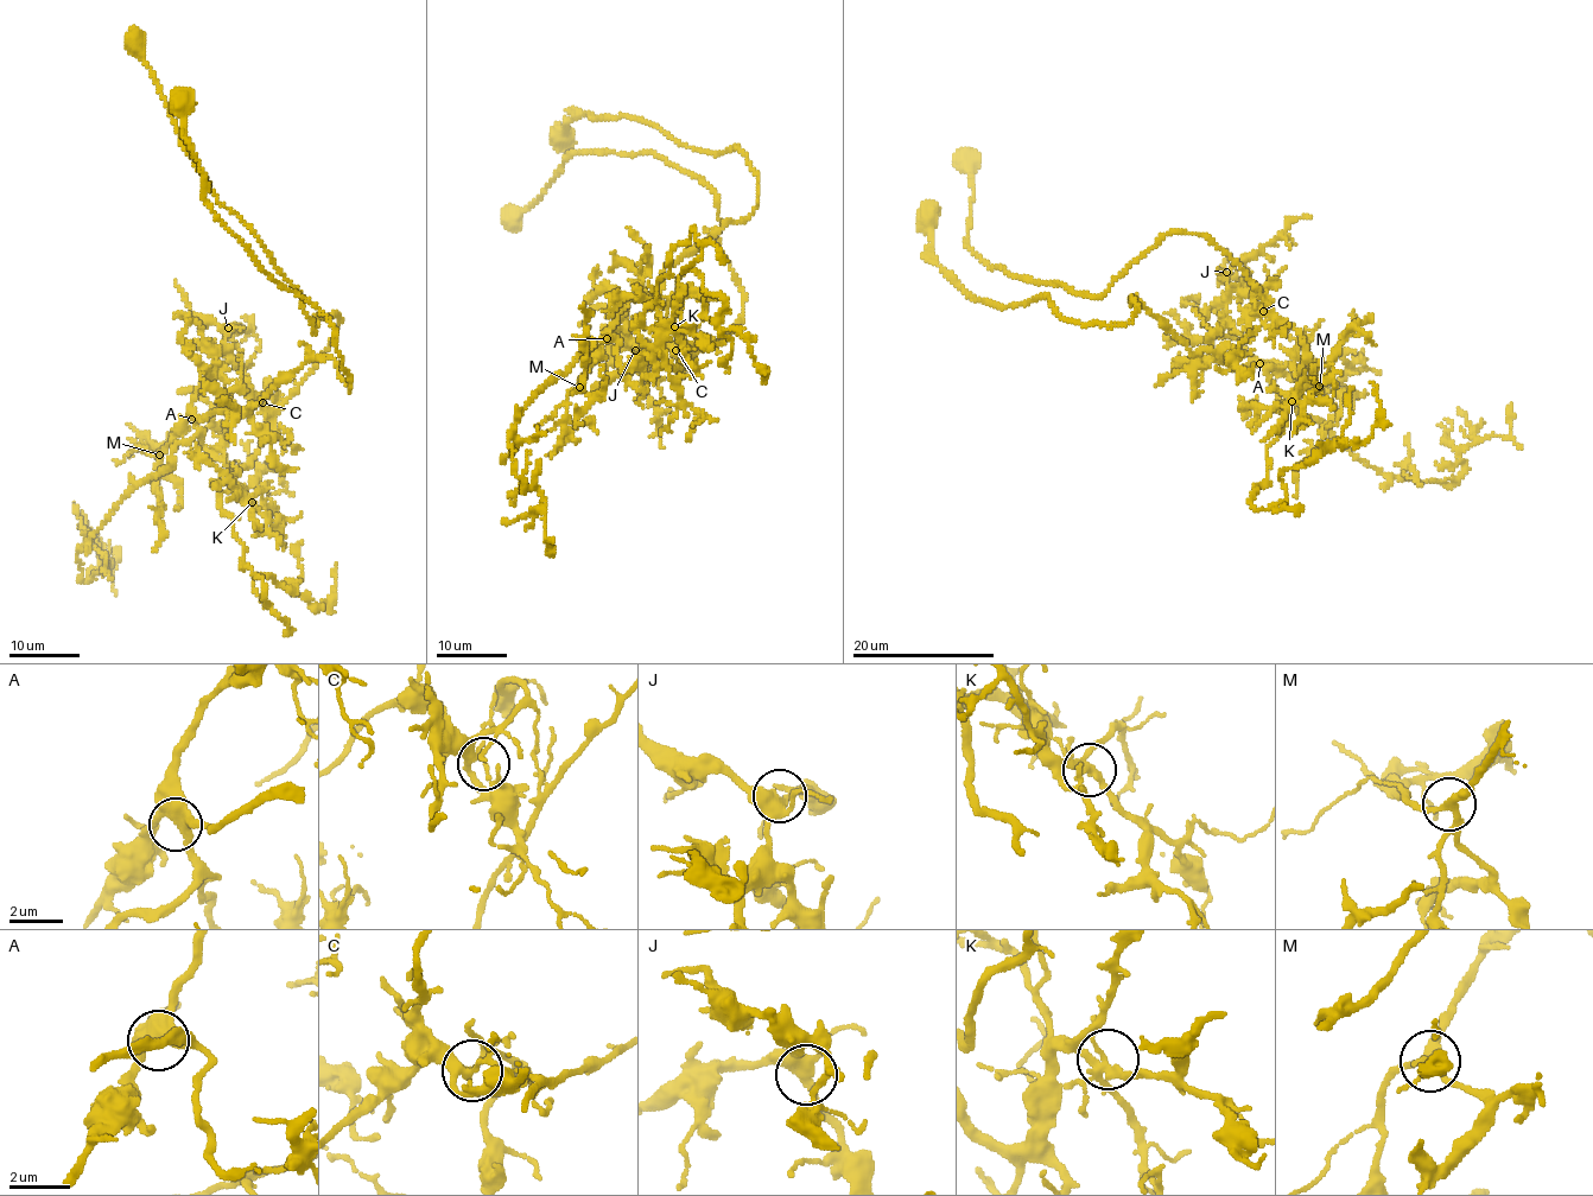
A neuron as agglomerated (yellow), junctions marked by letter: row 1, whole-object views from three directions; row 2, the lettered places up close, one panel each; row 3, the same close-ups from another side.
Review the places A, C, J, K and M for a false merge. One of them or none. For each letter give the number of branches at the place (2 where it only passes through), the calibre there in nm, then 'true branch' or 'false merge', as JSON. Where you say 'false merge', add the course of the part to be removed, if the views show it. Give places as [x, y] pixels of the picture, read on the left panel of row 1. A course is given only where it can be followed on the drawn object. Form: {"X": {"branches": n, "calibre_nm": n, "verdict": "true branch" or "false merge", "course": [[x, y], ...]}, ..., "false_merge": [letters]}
{"A": {"branches": 4, "calibre_nm": 440, "verdict": "true branch"}, "C": {"branches": 6, "calibre_nm": 240, "verdict": "false merge", "course": [[262, 401], [278, 409], [340, 317], [316, 317], [313, 331], [303, 300], [221, 204], [178, 138], [131, 29]]}, "J": {"branches": 4, "calibre_nm": 400, "verdict": "true branch"}, "K": {"branches": 6, "calibre_nm": 240, "verdict": "true branch"}, "M": {"branches": 4, "calibre_nm": 240, "verdict": "true branch"}, "false_merge": ["C"]}

